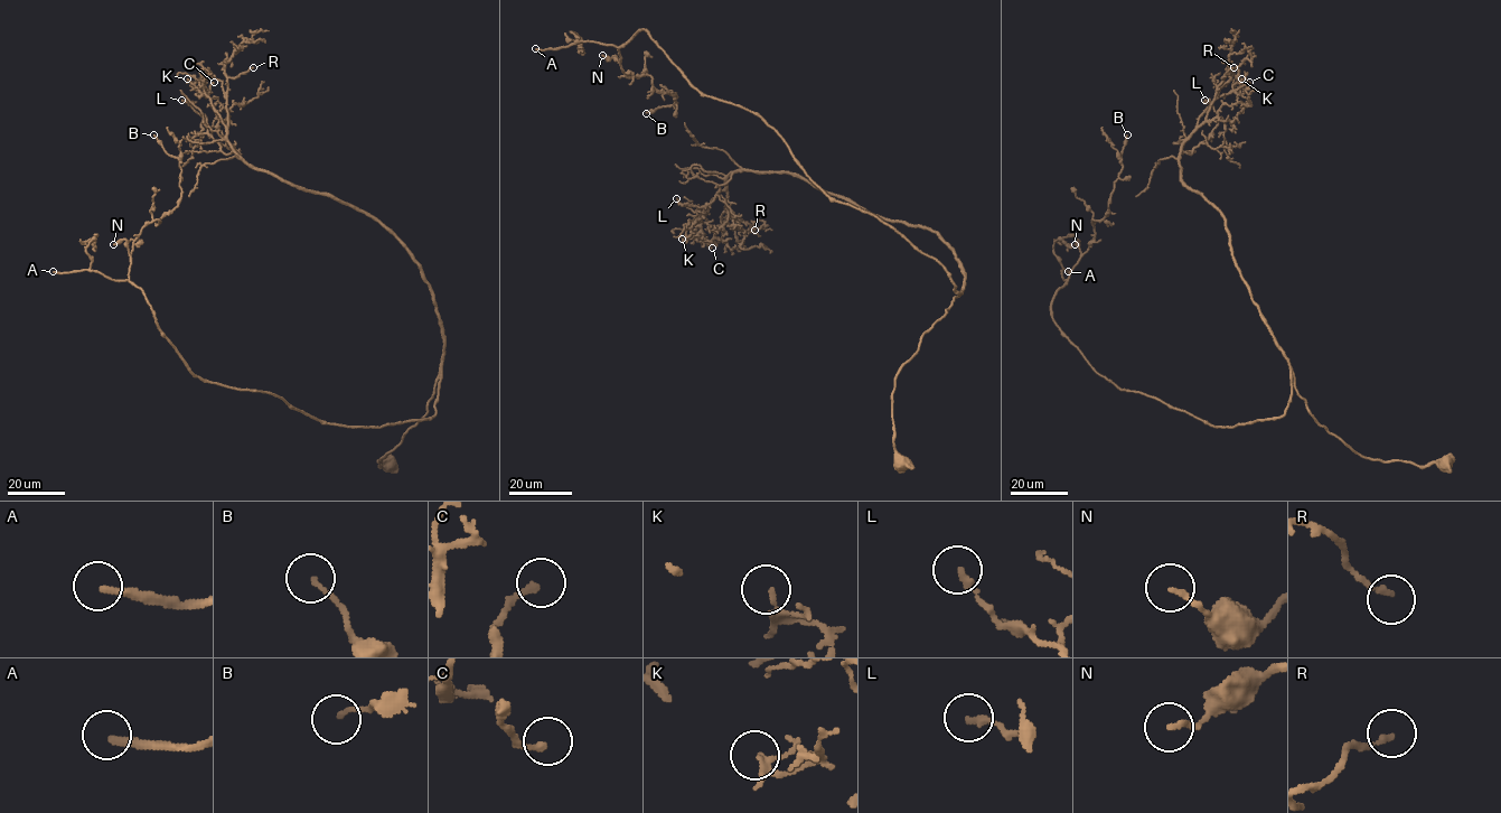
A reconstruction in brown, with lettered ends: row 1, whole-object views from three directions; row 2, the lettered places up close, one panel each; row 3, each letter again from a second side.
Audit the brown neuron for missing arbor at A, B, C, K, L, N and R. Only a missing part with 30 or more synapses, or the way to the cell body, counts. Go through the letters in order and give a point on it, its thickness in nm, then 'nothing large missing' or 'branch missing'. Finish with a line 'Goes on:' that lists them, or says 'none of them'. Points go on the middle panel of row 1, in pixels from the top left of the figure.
A: at (535, 48); 240 nm thick; branch missing
B: at (646, 113); 130 nm thick; nothing large missing
C: at (712, 248); 200 nm thick; nothing large missing
K: at (682, 239); 120 nm thick; nothing large missing
L: at (676, 198); 240 nm thick; nothing large missing
N: at (602, 55); 160 nm thick; nothing large missing
R: at (754, 230); 160 nm thick; nothing large missing
Goes on: A

